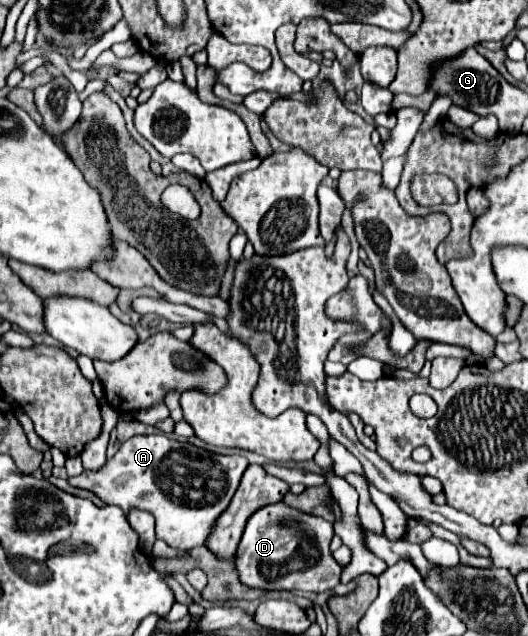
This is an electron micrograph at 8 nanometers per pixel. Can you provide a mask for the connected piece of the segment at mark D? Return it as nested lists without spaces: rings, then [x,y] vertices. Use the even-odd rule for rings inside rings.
[[[283,503],[261,507],[247,521],[245,533],[237,547],[237,569],[241,583],[259,589],[287,591],[327,591],[341,583],[343,567],[333,559],[330,542],[333,524],[305,515]]]

